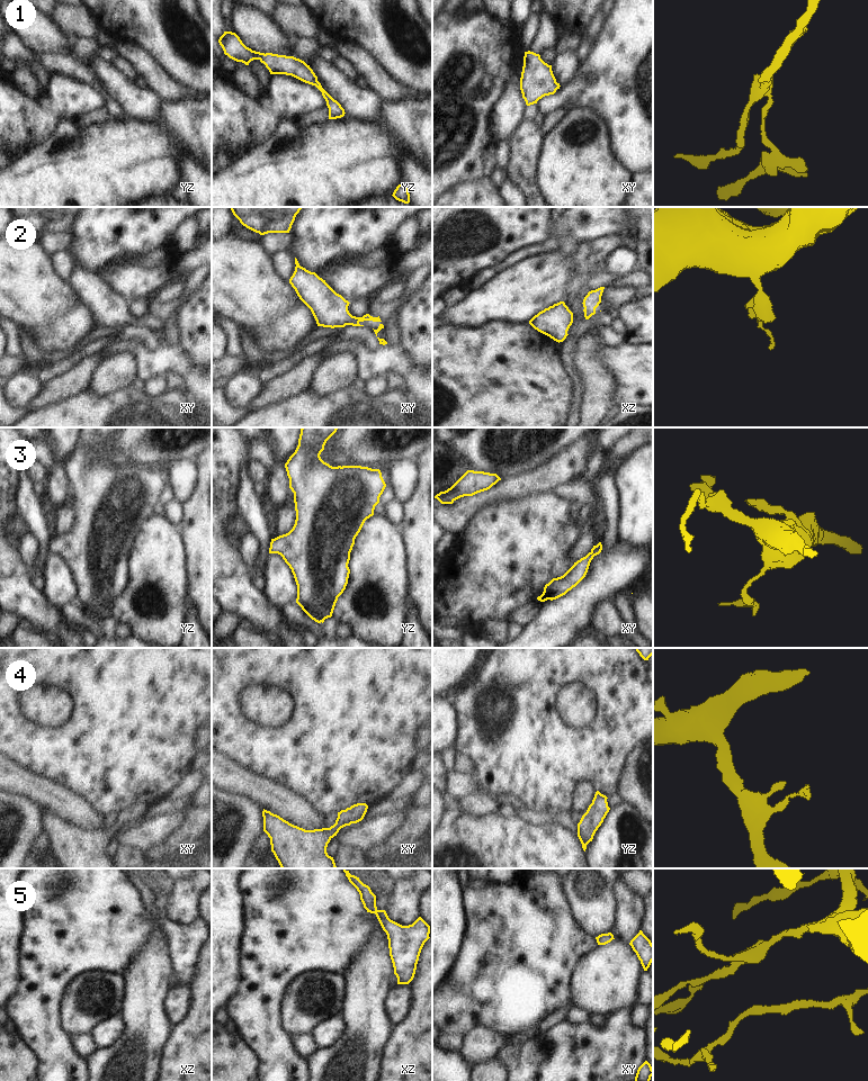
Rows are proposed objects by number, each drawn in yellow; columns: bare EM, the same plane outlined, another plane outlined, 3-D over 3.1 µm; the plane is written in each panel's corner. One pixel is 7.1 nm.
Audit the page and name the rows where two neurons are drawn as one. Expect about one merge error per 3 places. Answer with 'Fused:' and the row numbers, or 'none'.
Fused: none

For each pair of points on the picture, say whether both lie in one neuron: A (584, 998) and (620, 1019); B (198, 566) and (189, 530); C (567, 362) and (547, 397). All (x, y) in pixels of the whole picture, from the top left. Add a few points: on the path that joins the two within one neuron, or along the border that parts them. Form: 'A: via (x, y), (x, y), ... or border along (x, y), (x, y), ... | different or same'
A: border along (631, 1007), (616, 1010), (606, 1016) | different
B: via (198, 557), (198, 539) | same
C: border along (558, 344), (561, 368), (570, 380), (572, 395) | different

